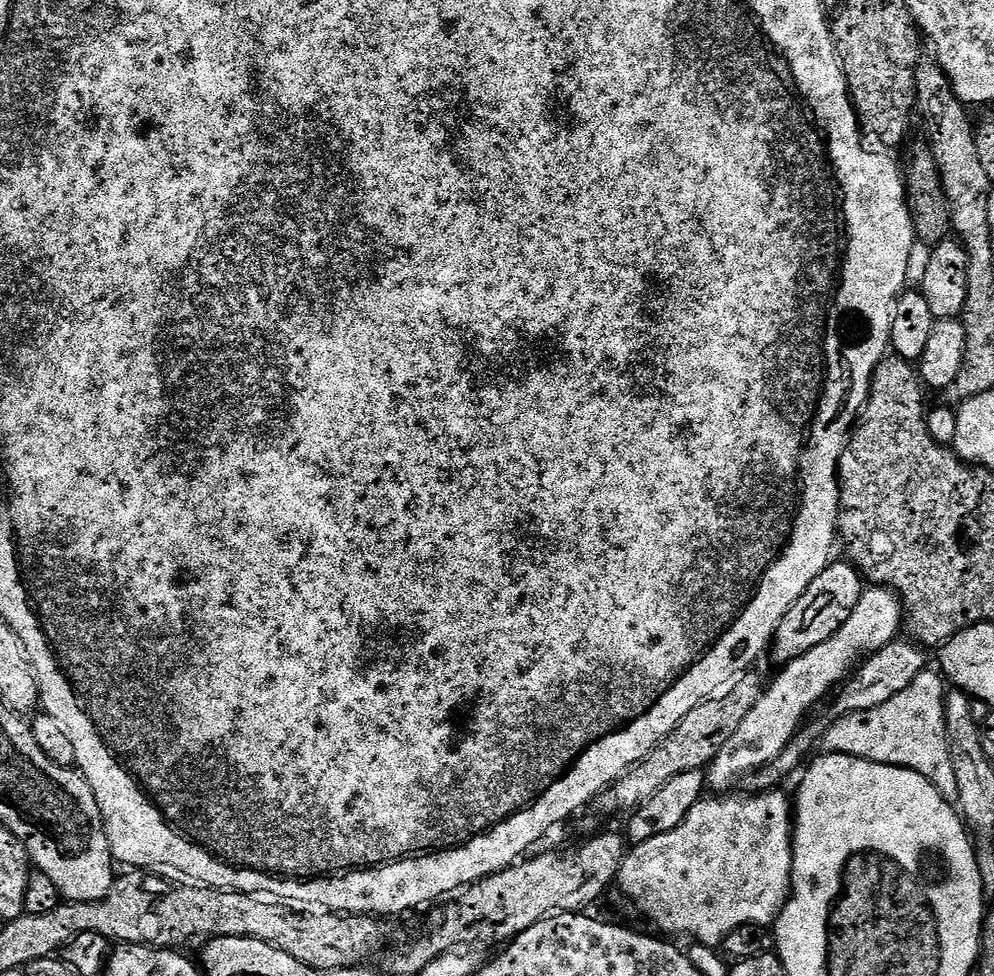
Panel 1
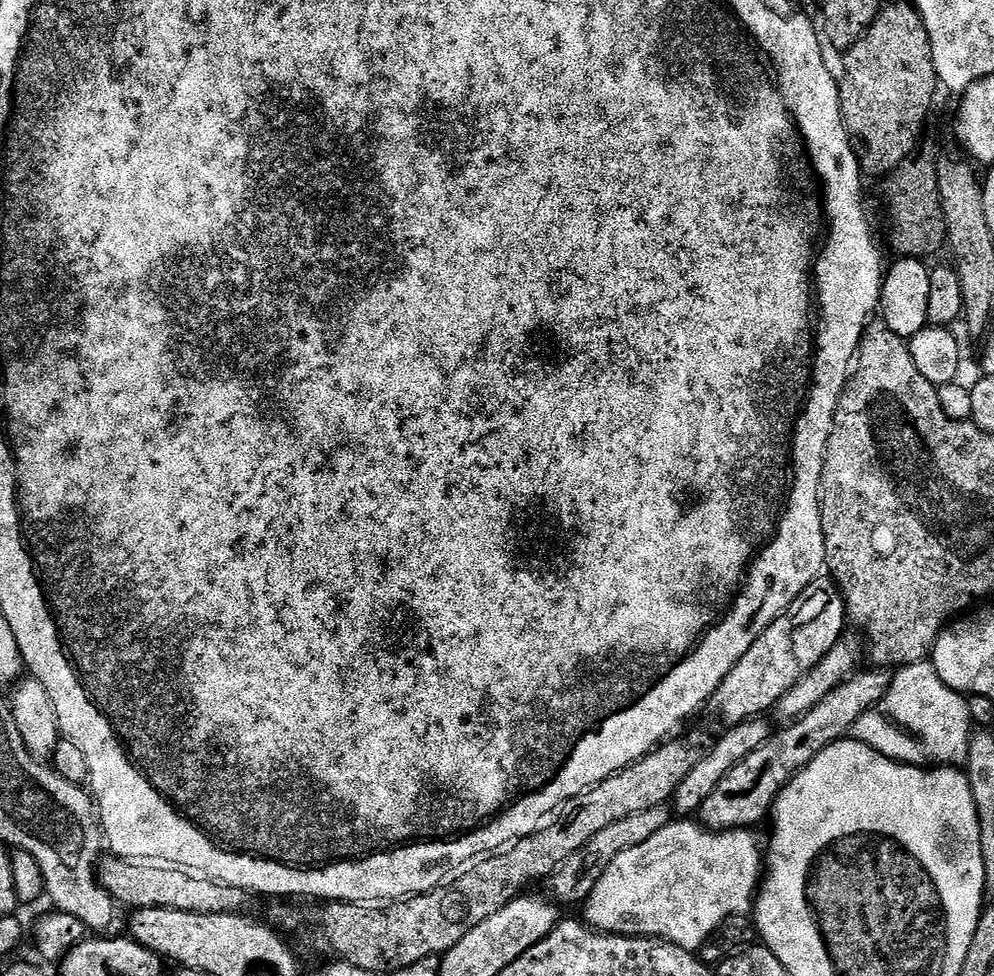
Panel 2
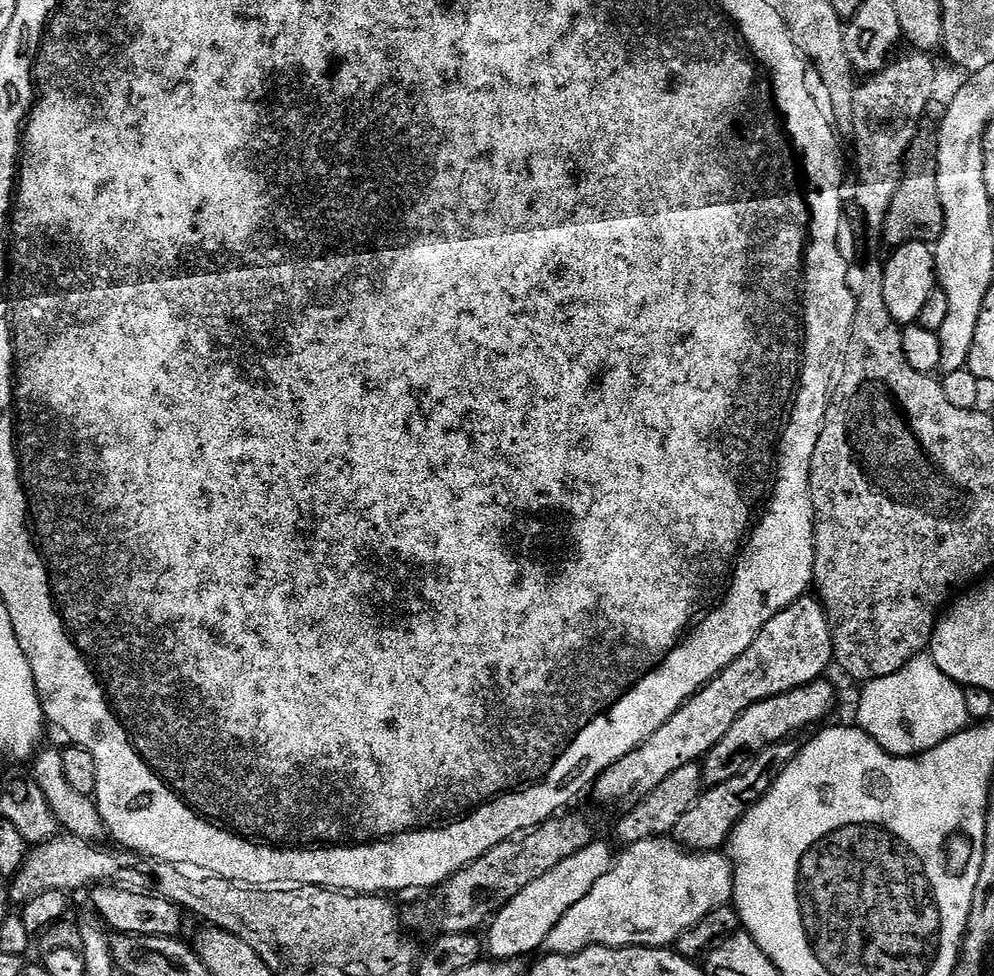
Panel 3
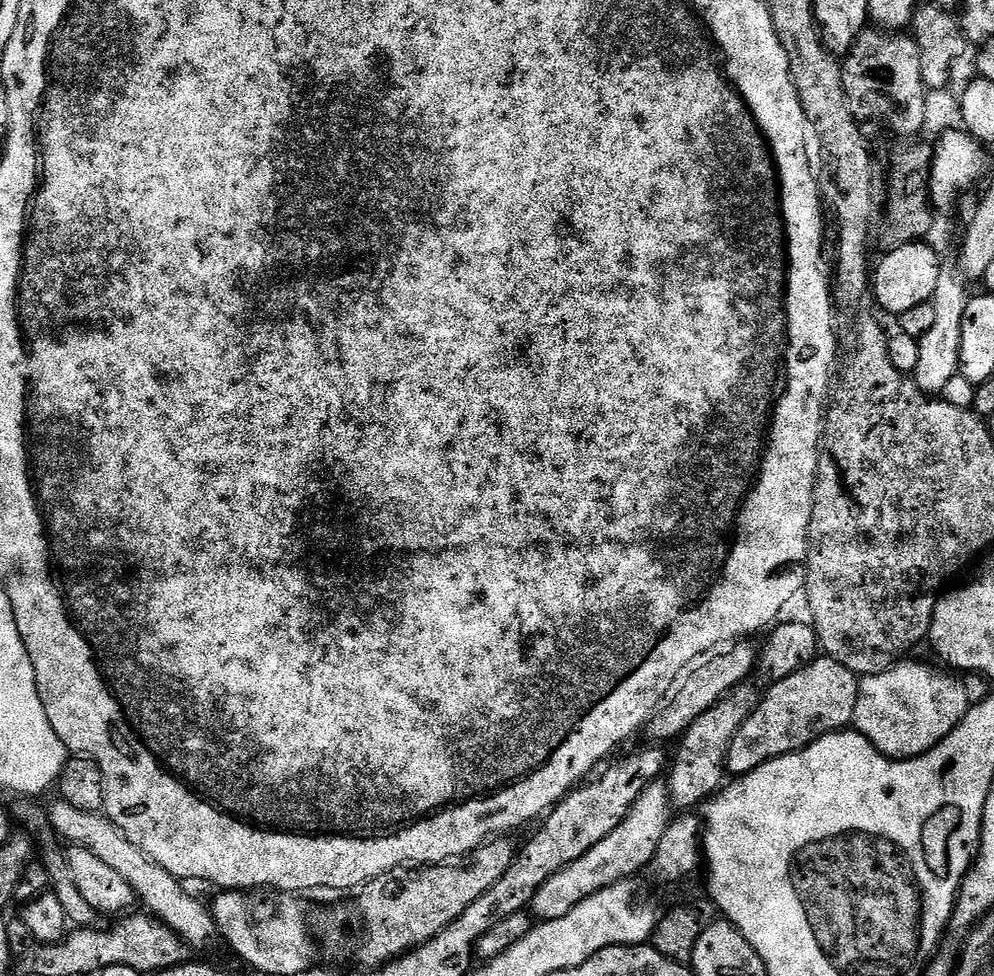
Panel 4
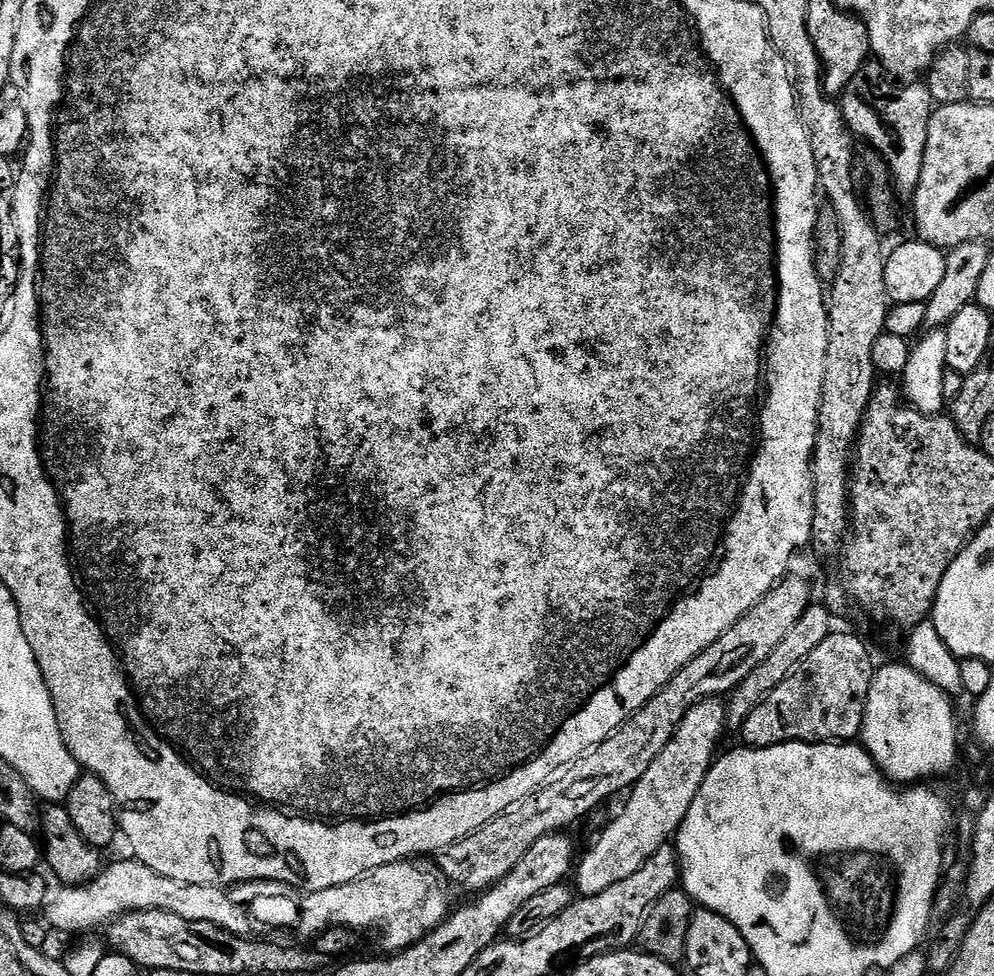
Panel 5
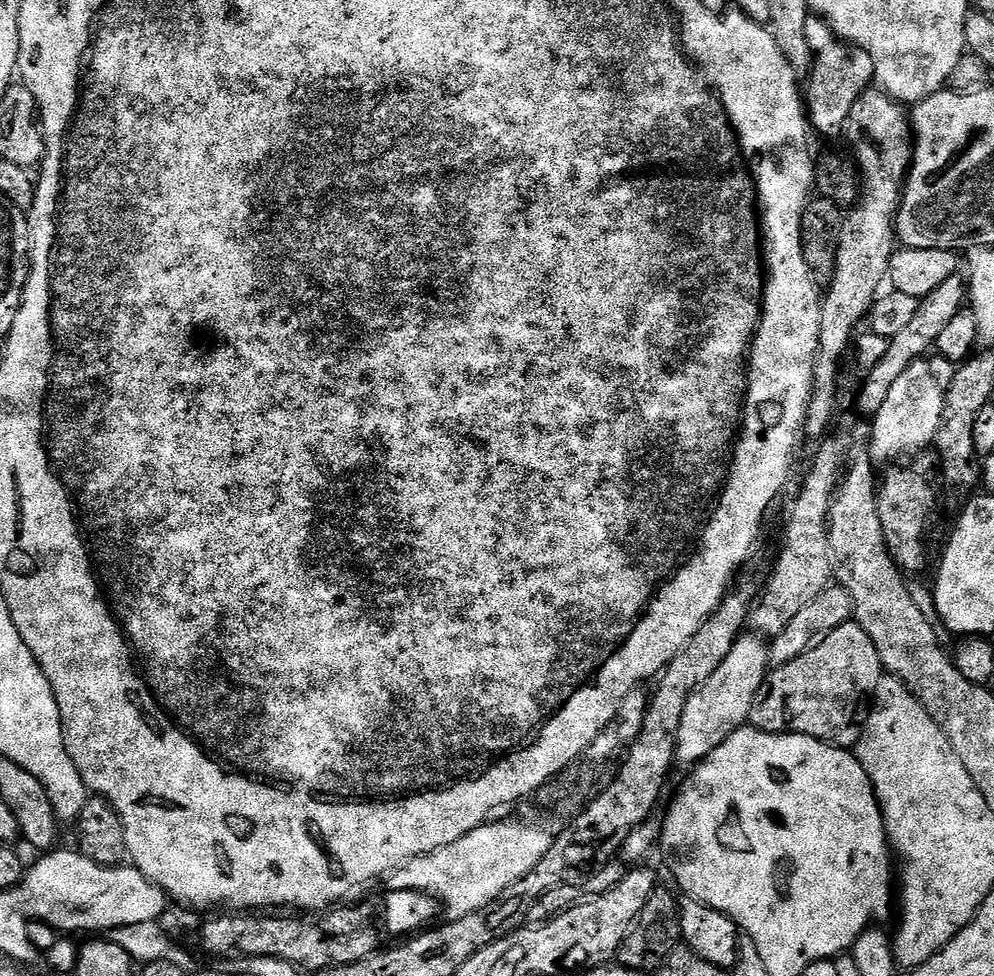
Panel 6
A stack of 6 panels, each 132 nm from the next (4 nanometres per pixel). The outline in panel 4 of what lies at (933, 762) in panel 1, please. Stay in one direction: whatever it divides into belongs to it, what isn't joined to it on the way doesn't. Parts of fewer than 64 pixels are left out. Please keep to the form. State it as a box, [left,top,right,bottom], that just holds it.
[852,664,969,760]

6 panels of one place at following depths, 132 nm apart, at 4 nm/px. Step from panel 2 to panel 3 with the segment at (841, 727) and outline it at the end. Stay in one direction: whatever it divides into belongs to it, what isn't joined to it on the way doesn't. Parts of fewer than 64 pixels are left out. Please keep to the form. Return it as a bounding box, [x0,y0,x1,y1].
[674,740,798,852]

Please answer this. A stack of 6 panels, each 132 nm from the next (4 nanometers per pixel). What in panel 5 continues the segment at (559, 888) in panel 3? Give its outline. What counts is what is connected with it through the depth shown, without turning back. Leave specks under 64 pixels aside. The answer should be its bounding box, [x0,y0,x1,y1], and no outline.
[574,698,728,896]

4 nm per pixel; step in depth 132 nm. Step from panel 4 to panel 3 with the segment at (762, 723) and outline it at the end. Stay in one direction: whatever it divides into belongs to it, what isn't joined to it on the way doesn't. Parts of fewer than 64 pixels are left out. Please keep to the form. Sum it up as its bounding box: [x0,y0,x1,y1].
[700,678,836,789]

